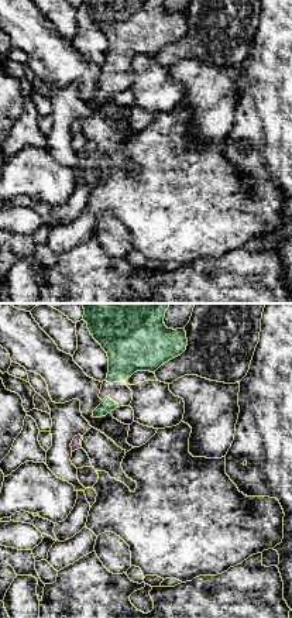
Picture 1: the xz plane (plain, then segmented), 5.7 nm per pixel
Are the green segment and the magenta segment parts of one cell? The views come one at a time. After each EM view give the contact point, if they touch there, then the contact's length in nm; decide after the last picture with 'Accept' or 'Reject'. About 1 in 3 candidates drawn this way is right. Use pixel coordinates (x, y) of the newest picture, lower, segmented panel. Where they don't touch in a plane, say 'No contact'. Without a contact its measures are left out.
Touches green at (81, 442). Shared border 60 nm

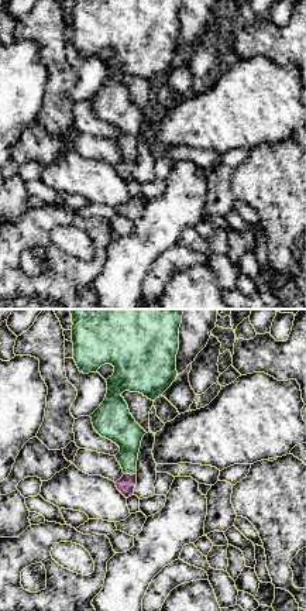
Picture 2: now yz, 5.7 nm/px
Touches green at (130, 473). Shared border 70 nm

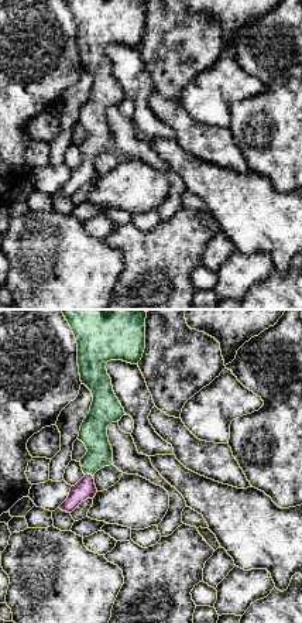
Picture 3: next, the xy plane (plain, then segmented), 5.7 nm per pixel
Touches green at (89, 473). Shared border 50 nm

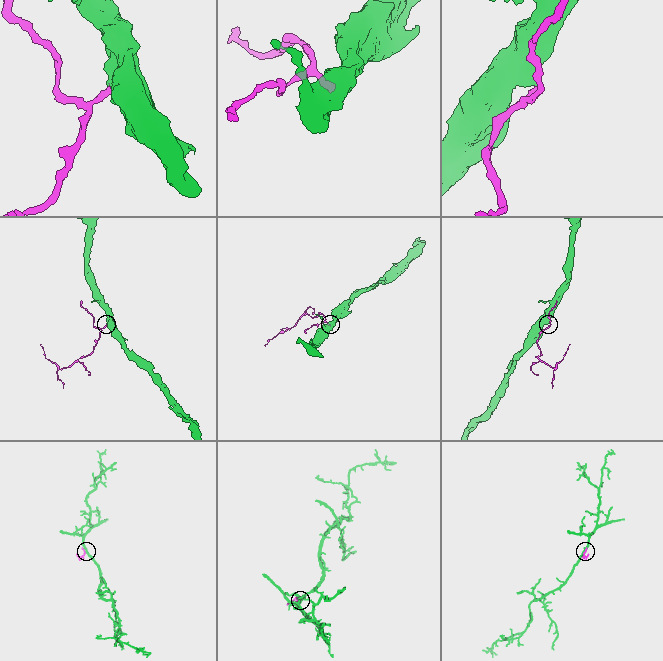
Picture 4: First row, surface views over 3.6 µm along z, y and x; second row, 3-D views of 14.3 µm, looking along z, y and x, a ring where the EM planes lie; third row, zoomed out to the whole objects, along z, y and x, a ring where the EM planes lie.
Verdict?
Accept

